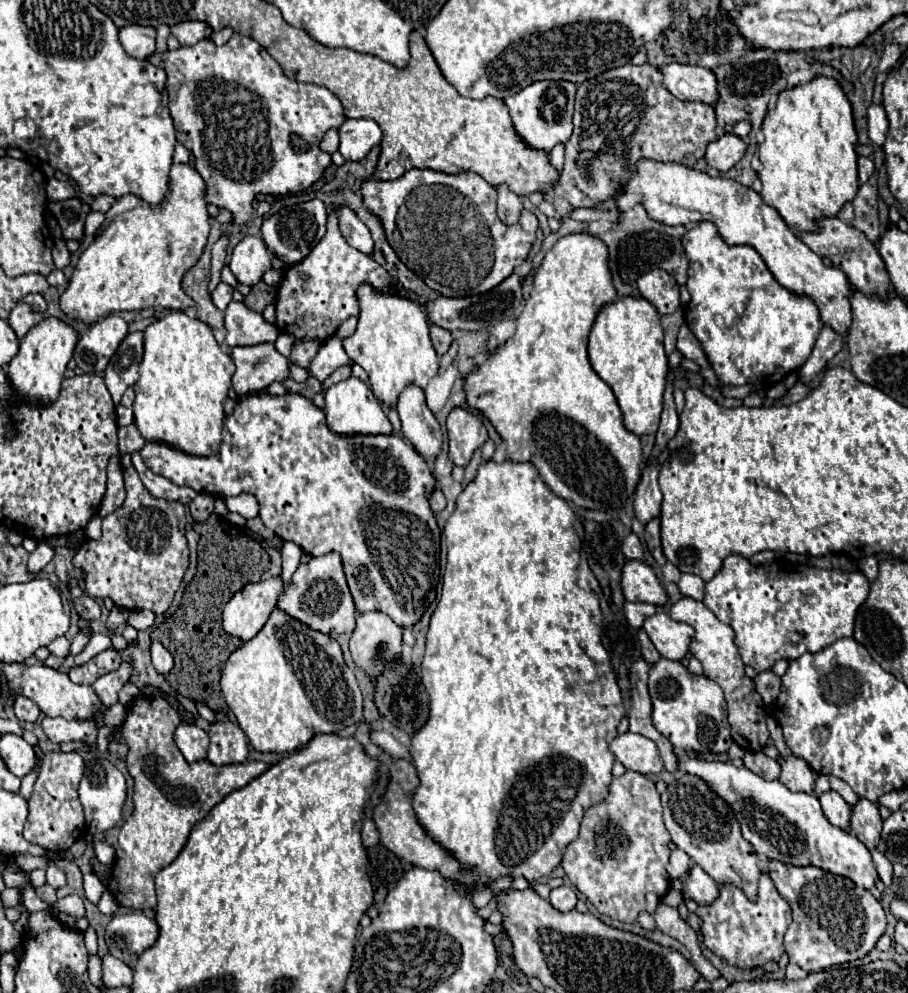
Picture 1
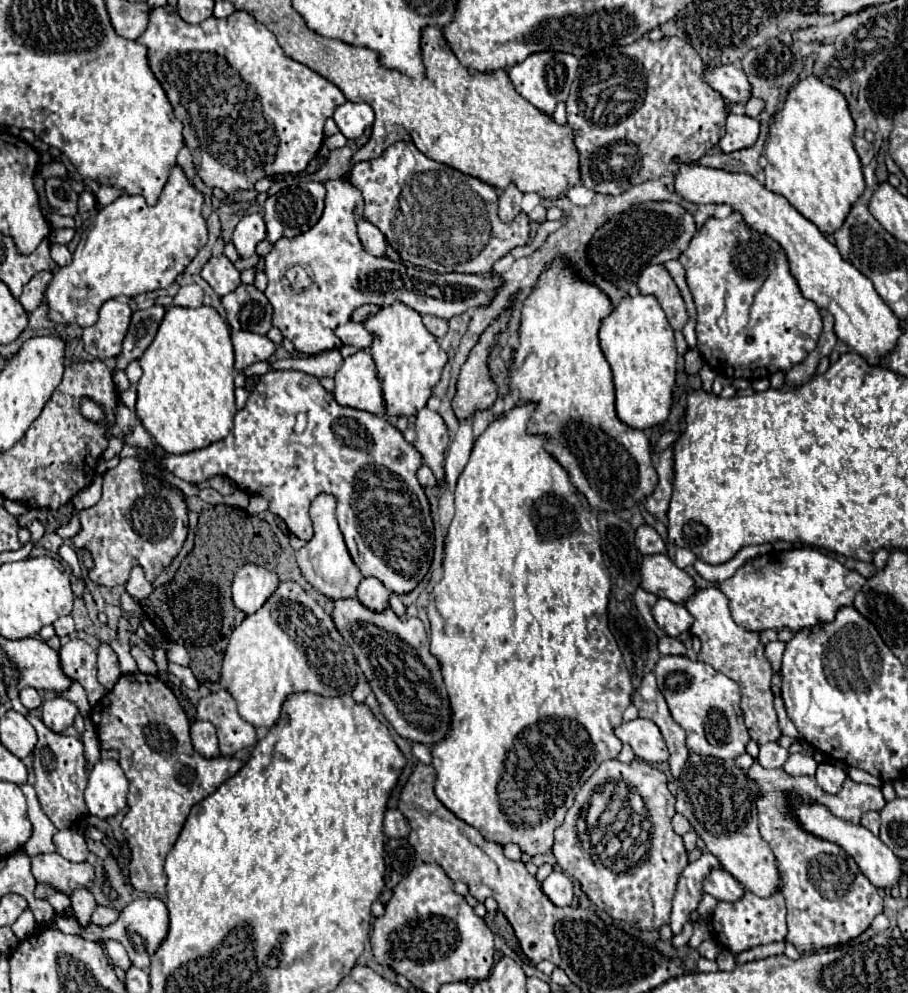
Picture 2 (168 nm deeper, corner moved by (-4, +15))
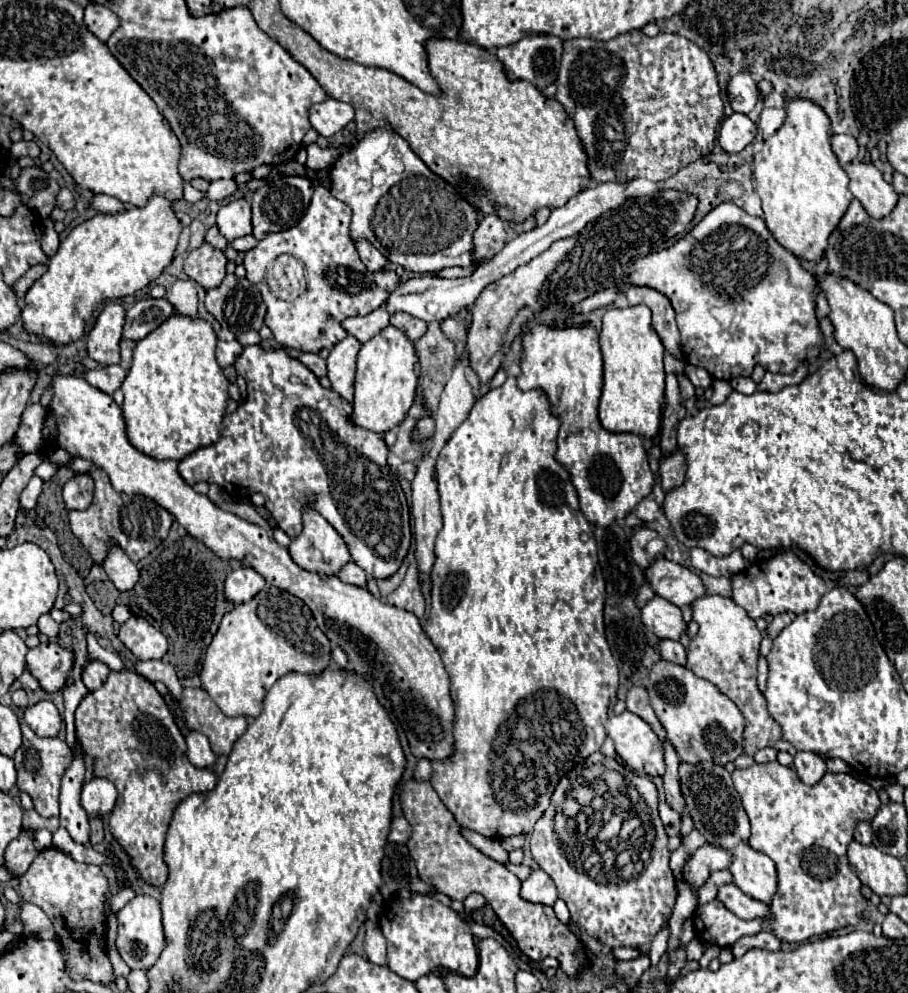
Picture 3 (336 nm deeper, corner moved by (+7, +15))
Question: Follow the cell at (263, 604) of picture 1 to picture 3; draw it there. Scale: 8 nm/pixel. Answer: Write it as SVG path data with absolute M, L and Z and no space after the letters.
M240 567L226 577L226 597L234 605L242 605L266 587L264 577L252 567Z

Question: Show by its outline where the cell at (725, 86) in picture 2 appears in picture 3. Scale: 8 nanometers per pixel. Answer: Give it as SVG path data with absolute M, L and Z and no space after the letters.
M748 71L736 73L734 77L728 79L726 85L726 95L736 113L750 113L758 101L758 89L756 81L750 77Z

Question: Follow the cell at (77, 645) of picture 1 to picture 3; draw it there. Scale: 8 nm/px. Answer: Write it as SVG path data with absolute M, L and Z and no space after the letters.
M92 661L86 665L86 669L82 673L82 681L88 687L88 691L96 691L98 687L102 687L108 673L110 673L108 665L104 665L102 661Z

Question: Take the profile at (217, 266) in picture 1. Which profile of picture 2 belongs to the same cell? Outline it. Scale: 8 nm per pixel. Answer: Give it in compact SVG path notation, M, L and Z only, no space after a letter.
M163 5L163 7L155 7L149 11L149 25L147 29L139 35L137 43L147 47L147 59L149 59L149 67L155 75L155 79L161 83L163 91L167 93L169 103L173 105L175 117L183 123L183 137L185 137L185 145L189 147L191 155L193 155L193 163L197 169L197 175L203 179L205 185L209 187L219 187L223 189L227 195L231 195L237 189L253 189L255 183L259 179L263 179L265 175L277 175L277 173L301 173L307 163L317 155L317 151L323 145L323 125L325 119L333 115L333 111L343 105L347 99L345 95L339 91L339 87L335 87L333 83L329 83L325 77L321 77L319 73L315 73L313 69L293 61L291 57L287 57L283 53L283 49L279 47L275 35L259 21L255 21L255 17L251 17L247 11L235 11L233 15L229 15L227 19L217 19L217 17L209 17L203 23L191 25L187 21L183 21L179 17L179 11L175 5Z

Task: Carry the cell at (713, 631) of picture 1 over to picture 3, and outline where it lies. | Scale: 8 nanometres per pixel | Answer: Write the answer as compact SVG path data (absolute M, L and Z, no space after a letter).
M704 595L692 603L692 619L700 625L698 635L690 641L686 649L688 663L686 667L698 677L712 681L724 695L728 695L746 719L744 729L744 753L754 755L758 749L774 747L782 737L780 725L770 717L766 709L766 699L756 687L756 665L762 633L756 623L738 607L732 599L722 595Z

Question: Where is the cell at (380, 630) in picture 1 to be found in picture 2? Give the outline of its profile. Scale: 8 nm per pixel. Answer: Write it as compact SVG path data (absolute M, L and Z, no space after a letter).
M363 577L357 587L357 597L367 605L369 609L387 609L387 587L377 577Z

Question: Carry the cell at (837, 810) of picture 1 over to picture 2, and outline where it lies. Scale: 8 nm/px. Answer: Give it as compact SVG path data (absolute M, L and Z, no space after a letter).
M819 763L817 765L817 785L825 791L825 793L837 793L847 777L845 769L839 767L839 765L833 765L833 763Z

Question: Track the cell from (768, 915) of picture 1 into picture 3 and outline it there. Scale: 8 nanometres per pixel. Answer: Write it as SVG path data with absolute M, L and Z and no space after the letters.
M710 901L704 907L698 907L694 913L696 935L710 945L730 947L744 935L758 935L764 927L764 919L744 921L728 911L720 901Z

